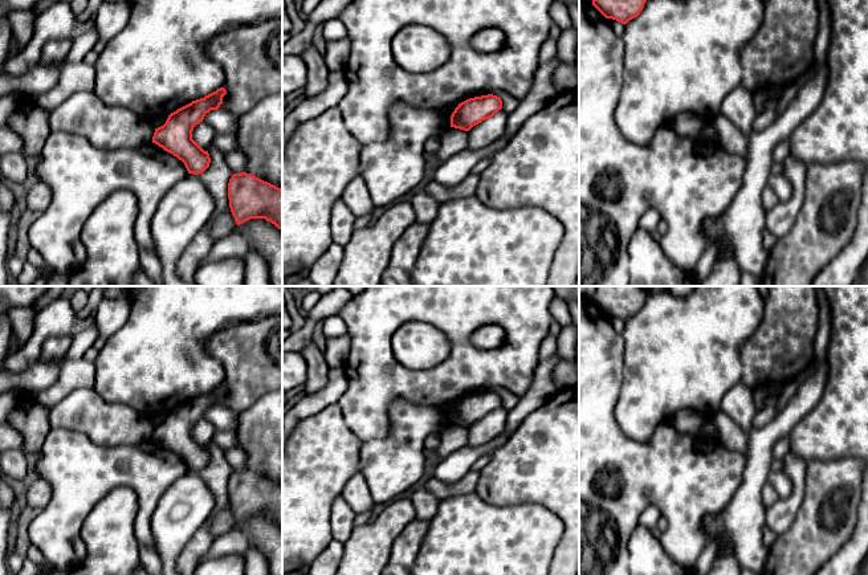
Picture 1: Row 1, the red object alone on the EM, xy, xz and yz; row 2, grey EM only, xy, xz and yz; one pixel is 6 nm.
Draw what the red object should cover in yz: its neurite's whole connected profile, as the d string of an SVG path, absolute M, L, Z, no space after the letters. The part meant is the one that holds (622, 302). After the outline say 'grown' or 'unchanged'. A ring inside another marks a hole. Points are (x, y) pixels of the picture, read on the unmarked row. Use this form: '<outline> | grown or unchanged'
M598 286L592 302L606 314L627 321L644 305L647 293L640 286Z | unchanged

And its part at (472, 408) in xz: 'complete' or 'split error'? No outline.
complete

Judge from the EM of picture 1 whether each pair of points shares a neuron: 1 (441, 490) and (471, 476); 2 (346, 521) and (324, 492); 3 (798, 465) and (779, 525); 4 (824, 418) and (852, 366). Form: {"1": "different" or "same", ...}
{"1": "same", "2": "different", "3": "same", "4": "same"}

